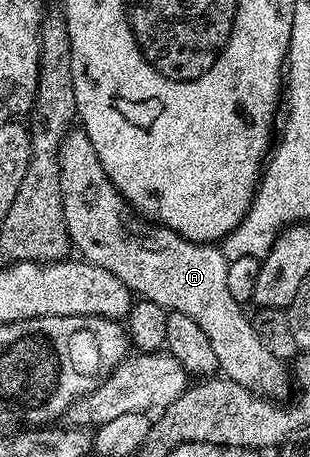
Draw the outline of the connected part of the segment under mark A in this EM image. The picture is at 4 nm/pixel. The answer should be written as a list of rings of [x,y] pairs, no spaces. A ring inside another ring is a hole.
[[[73,128],[69,130],[64,143],[60,146],[60,183],[62,184],[62,192],[64,193],[64,219],[66,220],[66,228],[68,235],[72,241],[75,253],[79,255],[85,262],[93,262],[98,268],[106,268],[106,272],[114,272],[114,276],[118,280],[122,280],[126,284],[128,290],[132,291],[133,295],[140,298],[148,298],[154,304],[158,304],[162,309],[169,312],[177,310],[186,316],[190,316],[190,320],[195,320],[199,326],[202,327],[202,332],[206,332],[206,337],[210,340],[210,345],[214,348],[214,356],[218,356],[218,370],[223,377],[234,380],[238,384],[242,384],[246,388],[250,388],[255,394],[263,394],[269,400],[284,400],[288,394],[288,382],[290,386],[290,370],[288,370],[281,359],[275,358],[273,354],[262,344],[262,340],[258,340],[258,332],[254,332],[252,327],[251,317],[246,313],[244,315],[245,307],[234,300],[230,296],[229,285],[227,284],[227,268],[229,259],[225,258],[224,251],[219,245],[209,244],[206,242],[191,242],[186,240],[178,232],[174,232],[170,228],[159,225],[143,216],[141,216],[128,201],[118,192],[118,188],[113,184],[106,172],[102,168],[102,164],[98,160],[98,152],[94,152],[94,144],[90,144],[90,136],[86,136],[83,128]]]

